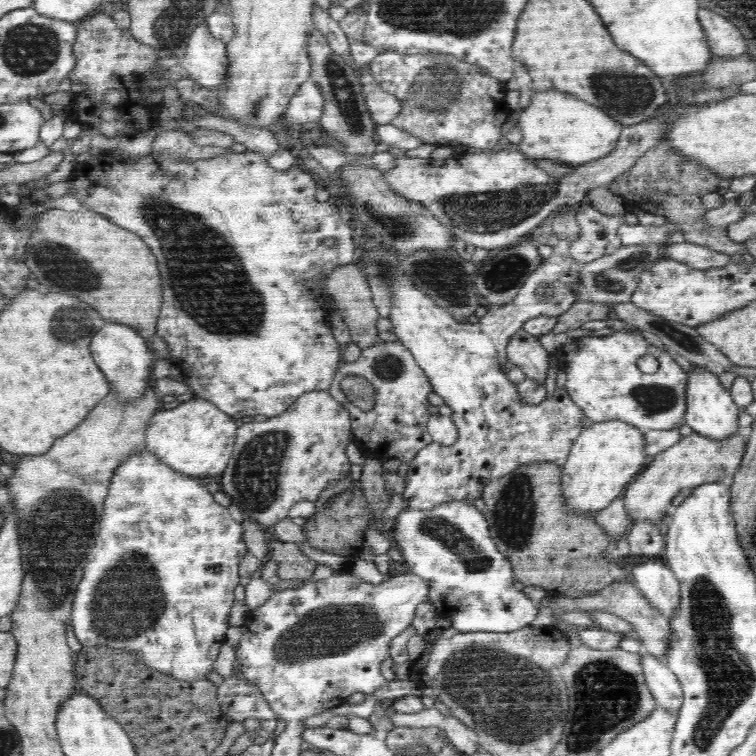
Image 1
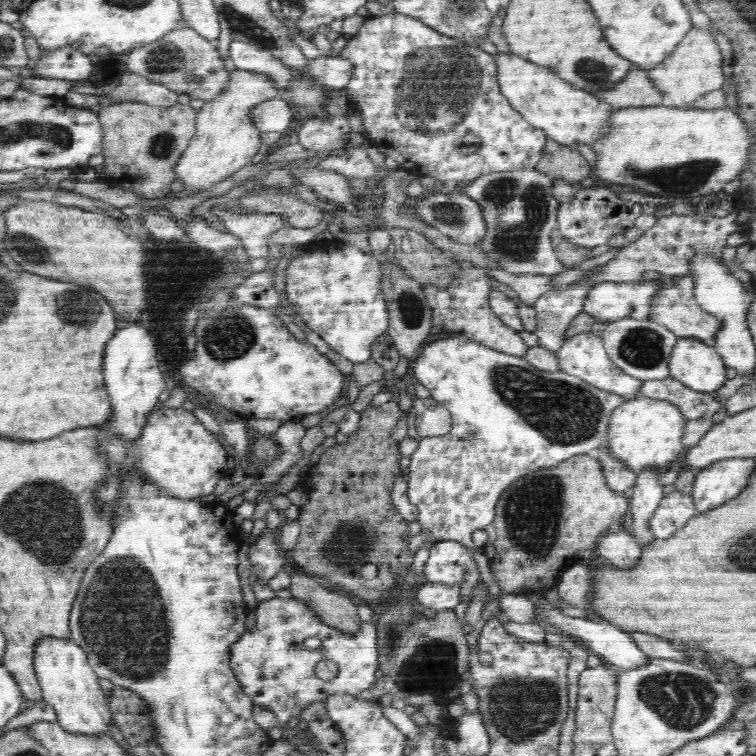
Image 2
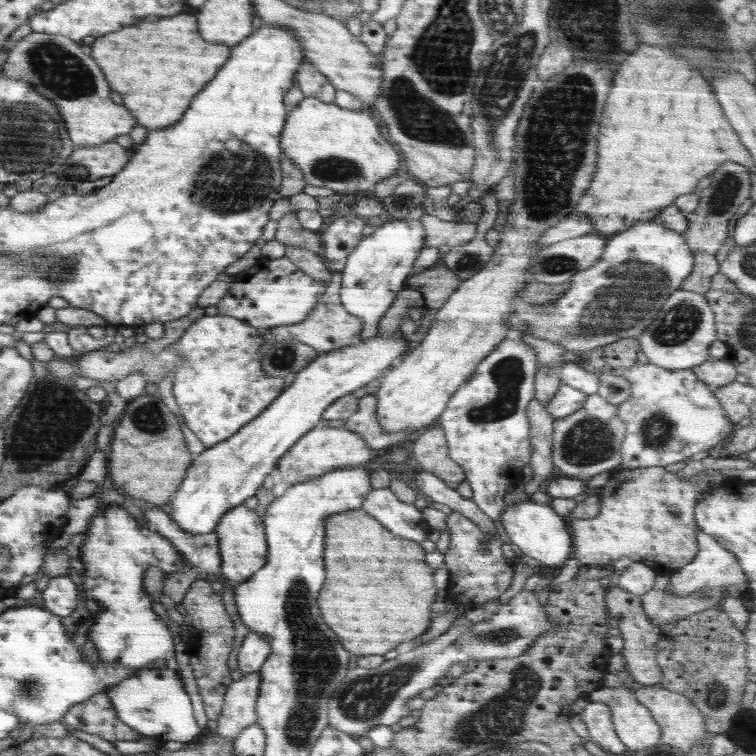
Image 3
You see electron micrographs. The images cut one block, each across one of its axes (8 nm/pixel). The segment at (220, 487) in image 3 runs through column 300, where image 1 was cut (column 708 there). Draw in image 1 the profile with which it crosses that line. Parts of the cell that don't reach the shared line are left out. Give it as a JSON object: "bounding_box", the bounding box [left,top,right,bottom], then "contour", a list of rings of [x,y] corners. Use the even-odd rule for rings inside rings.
{"bounding_box":[685,367,740,440],"contour":[[[696,367],[687,372],[687,393],[685,412],[685,423],[693,430],[704,437],[716,440],[724,440],[736,433],[739,427],[738,419],[740,410],[727,390],[720,381],[717,374],[704,368]]]}

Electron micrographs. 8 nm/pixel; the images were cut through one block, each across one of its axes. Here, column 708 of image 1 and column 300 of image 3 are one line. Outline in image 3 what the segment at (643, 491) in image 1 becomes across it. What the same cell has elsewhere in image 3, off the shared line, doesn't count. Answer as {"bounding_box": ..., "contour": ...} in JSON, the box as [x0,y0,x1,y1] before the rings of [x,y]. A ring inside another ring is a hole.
{"bounding_box":[275,424,372,485],"contour":[[[319,424],[301,436],[286,454],[280,457],[275,471],[291,485],[322,476],[331,470],[342,467],[364,465],[372,458],[372,449],[368,443],[355,432],[346,427],[332,427]]]}

